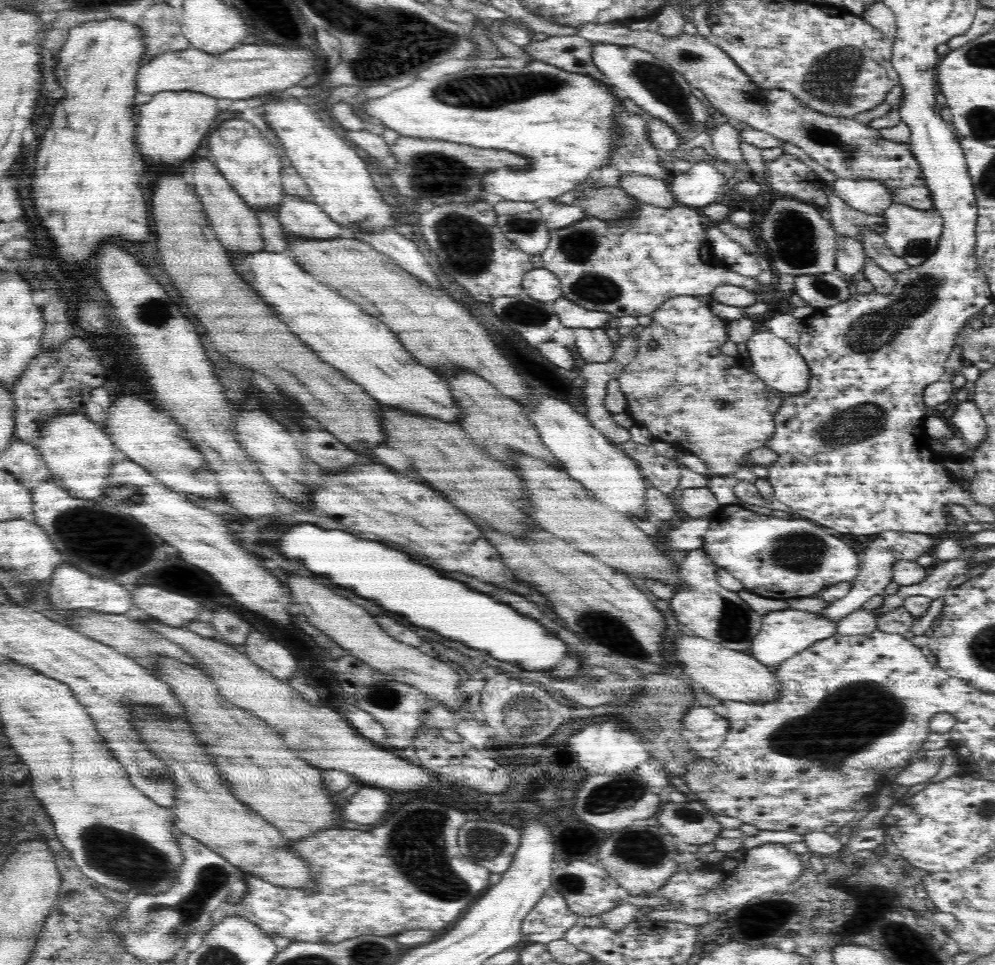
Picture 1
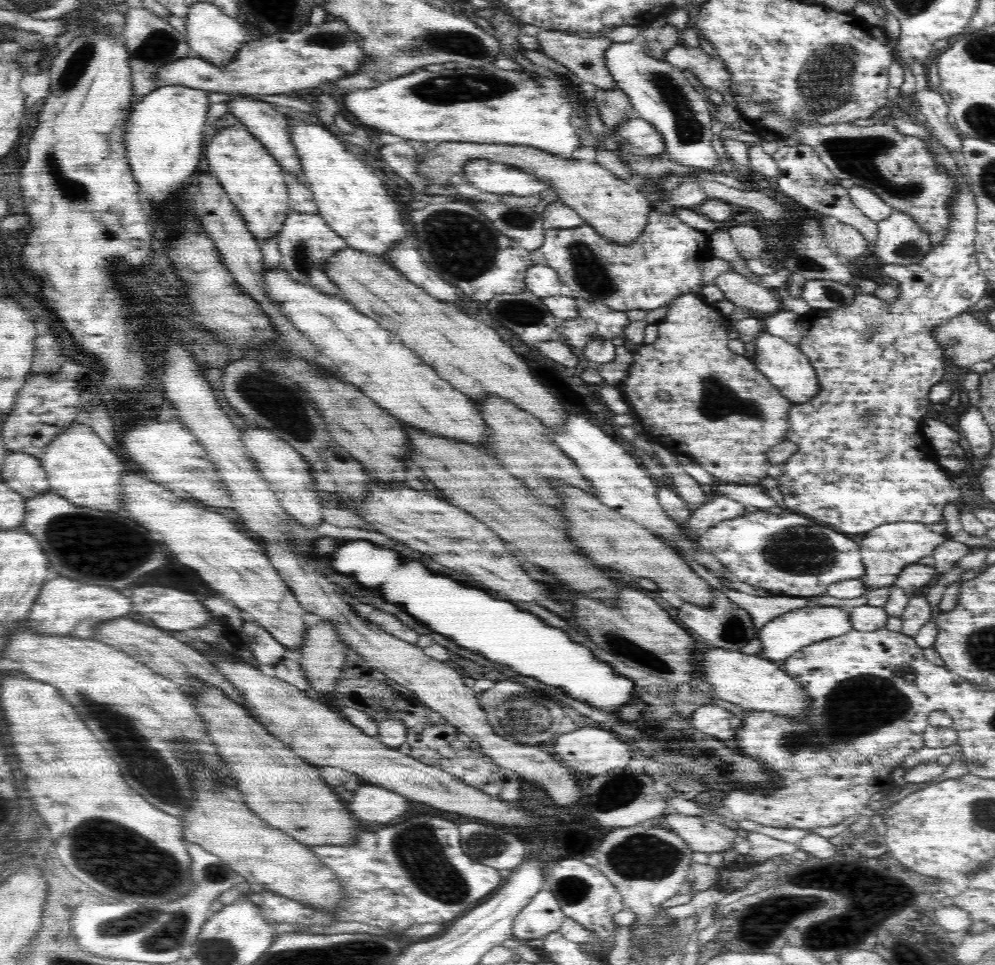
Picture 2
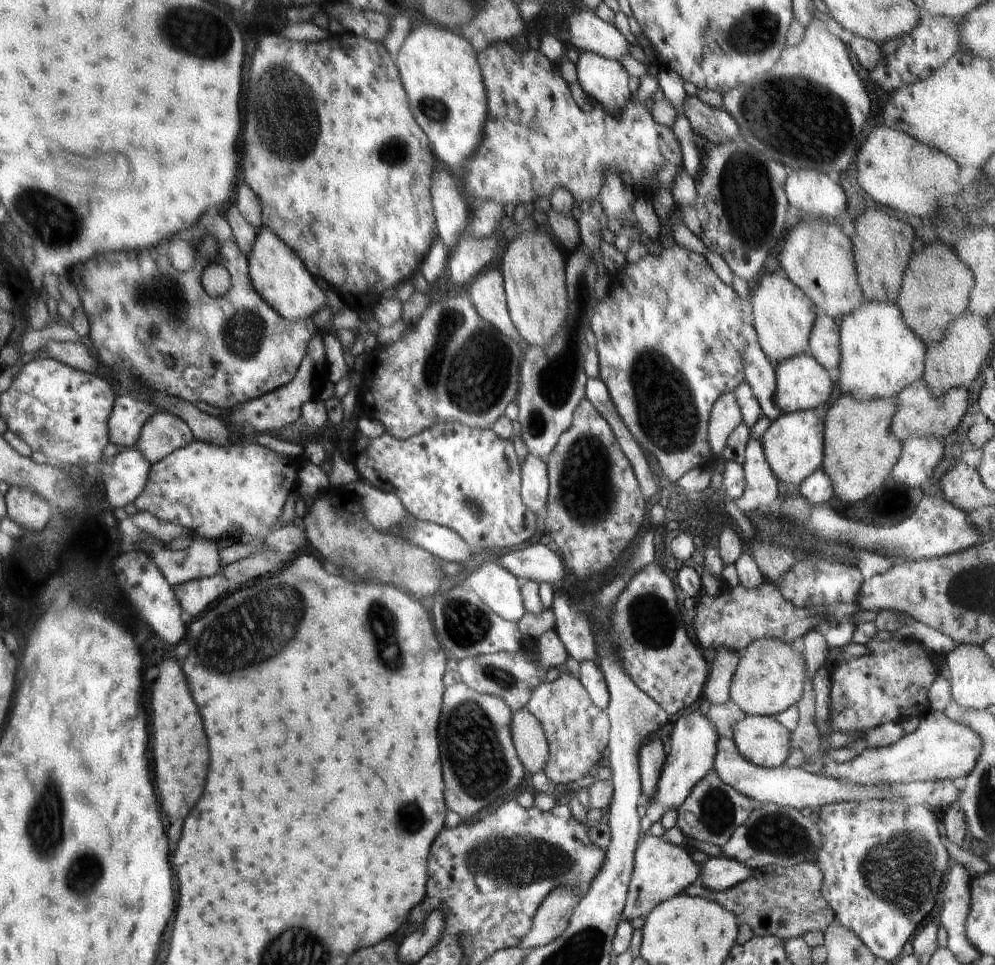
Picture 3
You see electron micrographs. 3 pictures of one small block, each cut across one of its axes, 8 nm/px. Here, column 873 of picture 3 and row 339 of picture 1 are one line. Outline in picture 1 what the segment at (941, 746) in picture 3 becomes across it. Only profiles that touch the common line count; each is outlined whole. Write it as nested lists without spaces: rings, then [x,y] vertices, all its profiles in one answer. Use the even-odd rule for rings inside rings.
[[[762,326],[747,342],[746,347],[750,355],[751,371],[768,386],[779,390],[783,394],[802,394],[808,390],[810,369],[806,359],[798,353],[794,345],[775,336],[771,330]]]

